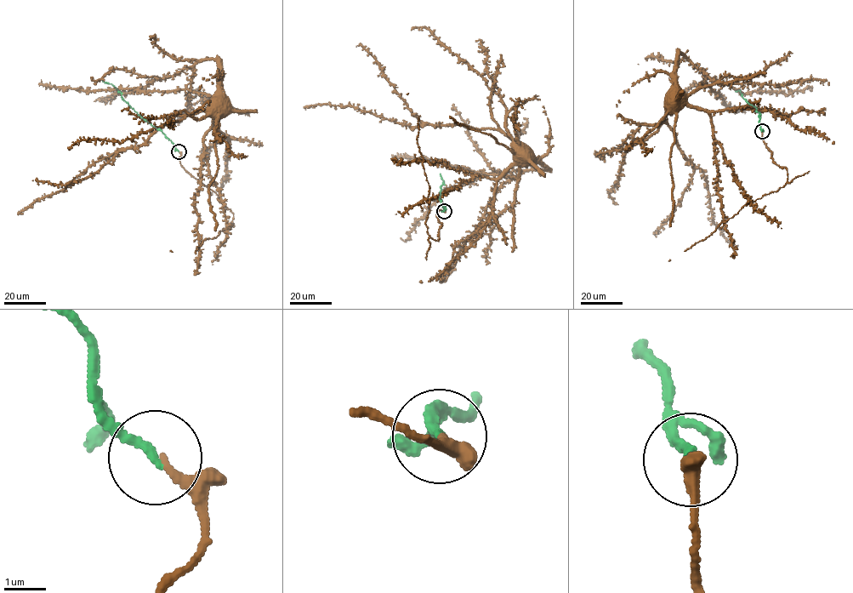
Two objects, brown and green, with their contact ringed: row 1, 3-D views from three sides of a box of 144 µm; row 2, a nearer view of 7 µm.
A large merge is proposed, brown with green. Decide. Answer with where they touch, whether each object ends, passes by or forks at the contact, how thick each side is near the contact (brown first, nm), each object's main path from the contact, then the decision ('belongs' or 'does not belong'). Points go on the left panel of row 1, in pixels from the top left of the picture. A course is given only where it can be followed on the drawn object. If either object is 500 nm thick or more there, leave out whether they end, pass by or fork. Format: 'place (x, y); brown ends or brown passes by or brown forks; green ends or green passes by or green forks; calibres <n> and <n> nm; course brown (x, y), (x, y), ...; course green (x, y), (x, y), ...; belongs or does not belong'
place (179, 151); brown ends; green ends; calibres 200 and 200 nm; course brown (179, 151), (233, 213), (215, 238), (199, 238), (195, 205), (215, 114), (204, 109), (93, 162), (22, 214); course green (179, 151), (162, 131), (146, 121), (122, 99), (120, 90), (103, 81); belongs

